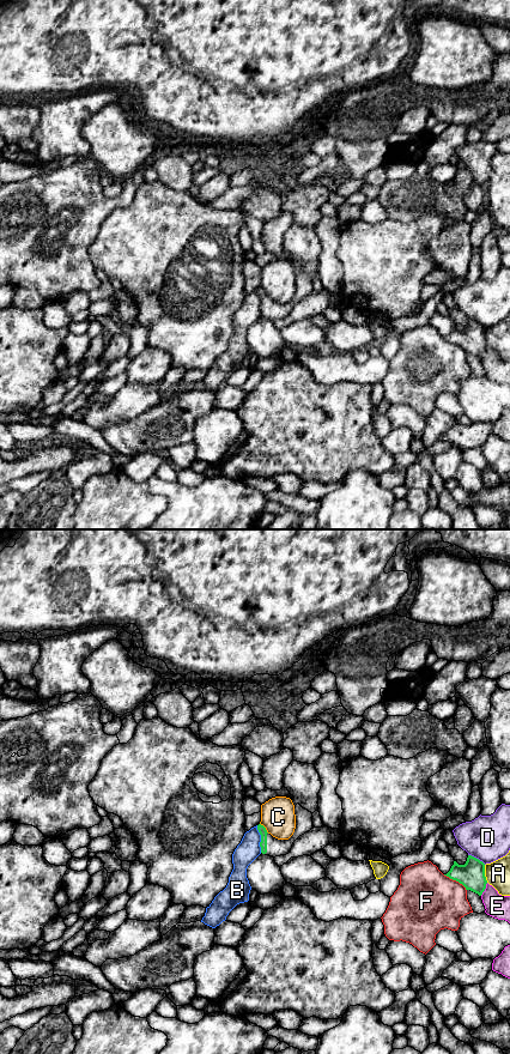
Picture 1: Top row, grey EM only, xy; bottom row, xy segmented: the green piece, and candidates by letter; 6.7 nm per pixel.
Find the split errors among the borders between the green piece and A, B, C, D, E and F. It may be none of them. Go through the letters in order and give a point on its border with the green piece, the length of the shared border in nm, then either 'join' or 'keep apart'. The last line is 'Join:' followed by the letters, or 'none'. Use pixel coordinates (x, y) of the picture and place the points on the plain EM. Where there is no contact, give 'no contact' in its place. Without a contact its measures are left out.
A: xy (484, 337) | 120 nm | keep apart
B: xy (261, 302) | 190 nm | keep apart
C: xy (265, 291) | 90 nm | keep apart
D: xy (475, 321) | 140 nm | keep apart
E: xy (485, 351) | 100 nm | keep apart
F: xy (455, 343) | 190 nm | keep apart
Join: none

